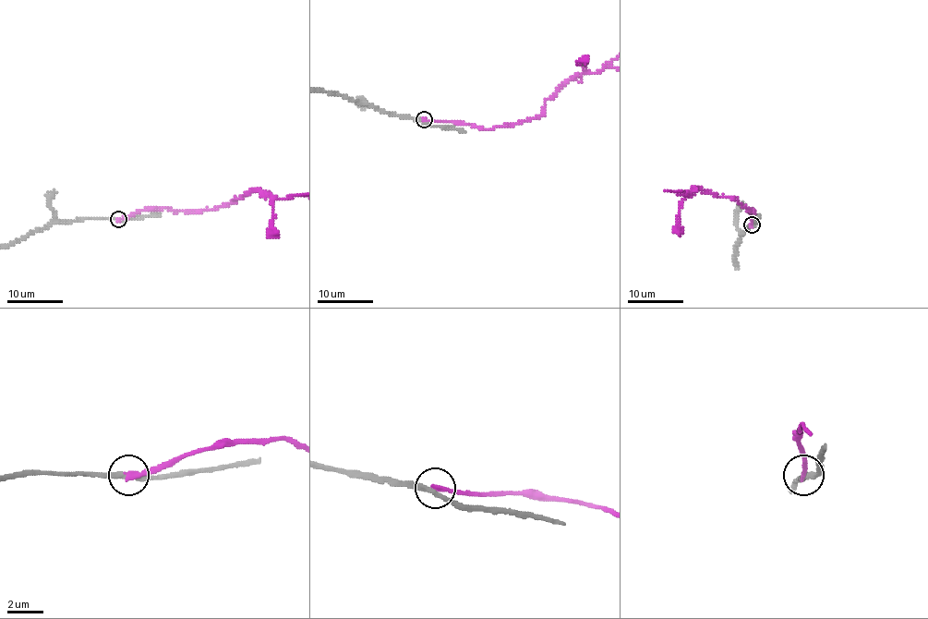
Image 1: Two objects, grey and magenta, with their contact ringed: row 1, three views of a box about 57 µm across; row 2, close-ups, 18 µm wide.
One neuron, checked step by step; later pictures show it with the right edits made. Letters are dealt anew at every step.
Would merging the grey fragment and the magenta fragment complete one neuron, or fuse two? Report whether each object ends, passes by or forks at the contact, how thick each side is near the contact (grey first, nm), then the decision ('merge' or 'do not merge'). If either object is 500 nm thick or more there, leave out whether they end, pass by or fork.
grey passes by; magenta ends there; 280 nm thick on the grey side, 280 nm on the other; do not merge

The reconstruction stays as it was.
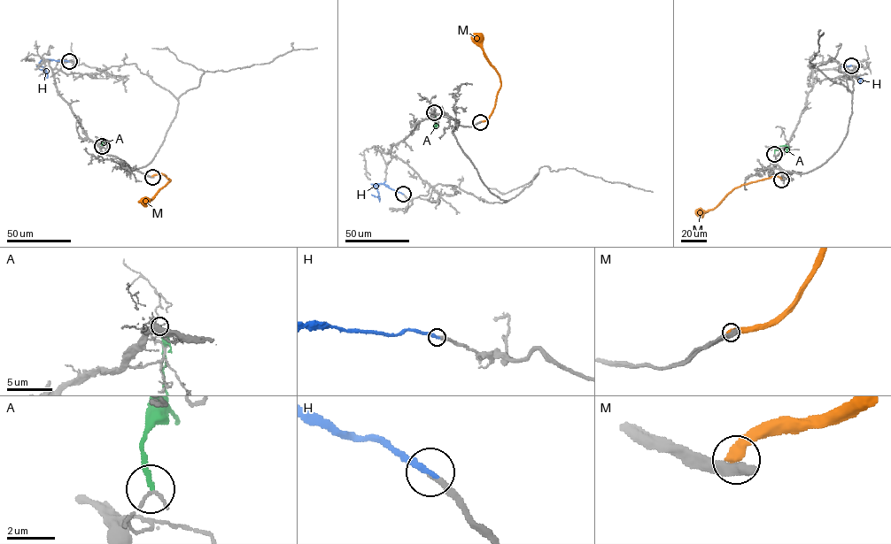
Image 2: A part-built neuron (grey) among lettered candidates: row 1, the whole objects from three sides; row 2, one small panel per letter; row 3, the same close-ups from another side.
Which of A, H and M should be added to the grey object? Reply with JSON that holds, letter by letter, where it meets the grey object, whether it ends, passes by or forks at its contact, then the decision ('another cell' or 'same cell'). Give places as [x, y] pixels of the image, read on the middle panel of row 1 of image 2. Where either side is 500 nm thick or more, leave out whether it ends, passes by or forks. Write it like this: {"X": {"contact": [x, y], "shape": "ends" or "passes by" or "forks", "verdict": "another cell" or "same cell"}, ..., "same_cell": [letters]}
{"A": {"contact": [434, 112], "shape": "ends", "verdict": "another cell"}, "H": {"contact": [403, 194], "shape": "ends", "verdict": "same cell"}, "M": {"contact": [480, 122], "verdict": "another cell"}, "same_cell": ["H"]}

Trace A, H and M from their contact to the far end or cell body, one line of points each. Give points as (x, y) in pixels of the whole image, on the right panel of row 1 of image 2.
A: (774, 154), (780, 146), (786, 146), (786, 151)
H: (851, 65), (843, 66), (848, 73), (860, 80), (859, 83)
M: (781, 180), (771, 176), (741, 185), (728, 193), (715, 208), (696, 213)

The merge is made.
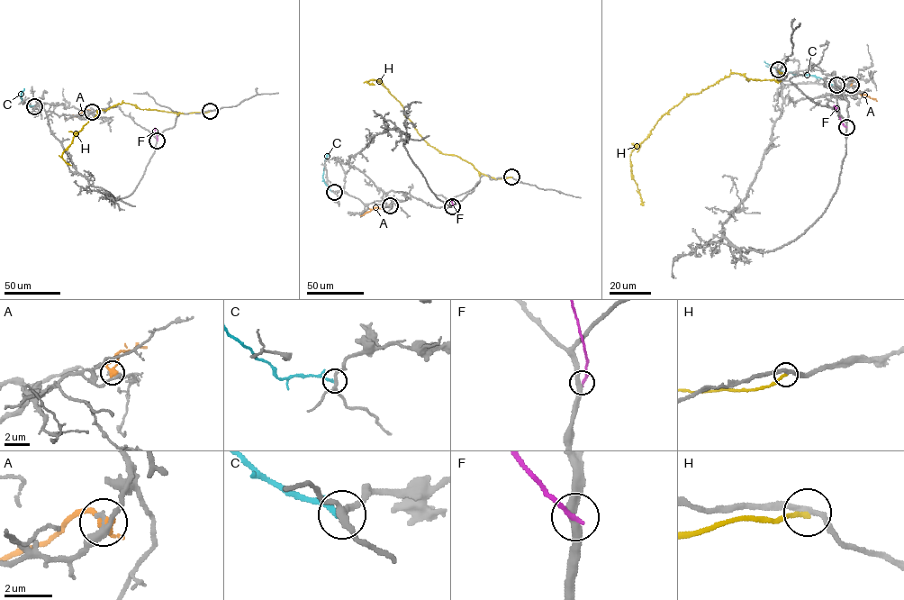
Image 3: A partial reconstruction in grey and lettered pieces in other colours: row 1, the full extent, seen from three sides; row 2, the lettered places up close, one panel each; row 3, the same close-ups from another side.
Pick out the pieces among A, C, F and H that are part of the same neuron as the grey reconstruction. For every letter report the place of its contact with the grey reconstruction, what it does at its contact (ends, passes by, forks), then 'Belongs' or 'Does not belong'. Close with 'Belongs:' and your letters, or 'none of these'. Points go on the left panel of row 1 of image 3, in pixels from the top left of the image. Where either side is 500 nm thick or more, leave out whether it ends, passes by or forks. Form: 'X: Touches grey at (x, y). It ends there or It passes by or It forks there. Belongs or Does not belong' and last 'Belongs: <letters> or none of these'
A: Touches grey at (92, 112). It passes by. Does not belong
C: Touches grey at (34, 106). It ends there. Does not belong
F: Touches grey at (157, 140). It ends there. Does not belong
H: Touches grey at (210, 111). It ends there. Does not belong
Belongs: none of these

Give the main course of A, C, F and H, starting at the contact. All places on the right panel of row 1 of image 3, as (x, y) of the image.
A: (851, 85), (857, 82), (858, 92), (876, 100)
C: (836, 86), (833, 86), (815, 76), (781, 71), (763, 61)
F: (845, 127), (835, 105)
H: (778, 69), (784, 74), (777, 79), (748, 81), (731, 73), (663, 114), (630, 155), (643, 204)

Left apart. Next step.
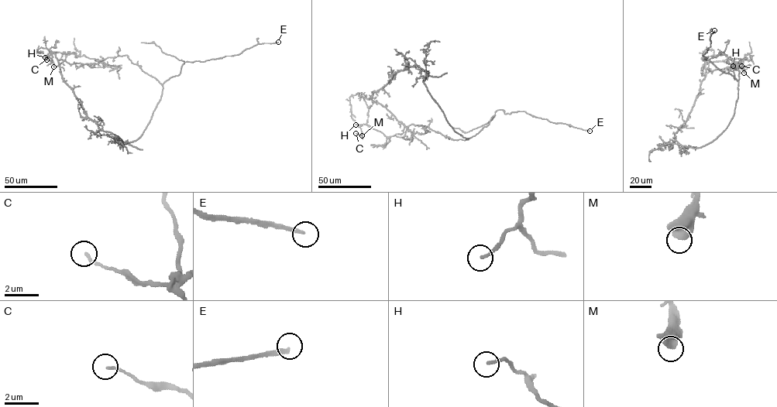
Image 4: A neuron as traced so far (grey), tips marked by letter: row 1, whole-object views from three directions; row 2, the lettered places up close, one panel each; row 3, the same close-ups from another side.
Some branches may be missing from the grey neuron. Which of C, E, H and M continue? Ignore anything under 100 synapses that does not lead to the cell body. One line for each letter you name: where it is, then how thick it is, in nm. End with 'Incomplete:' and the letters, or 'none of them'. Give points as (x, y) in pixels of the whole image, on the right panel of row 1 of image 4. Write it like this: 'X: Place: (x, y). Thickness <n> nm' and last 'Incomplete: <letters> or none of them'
E: Place: (714, 30). Thickness 220 nm
Incomplete: E

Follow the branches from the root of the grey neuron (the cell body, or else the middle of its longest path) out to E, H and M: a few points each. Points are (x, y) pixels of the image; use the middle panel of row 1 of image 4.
E: (436, 102), (454, 130), (468, 139), (489, 124), (500, 109), (504, 114), (524, 111), (551, 122), (589, 131)
H: (436, 102), (454, 130), (468, 139), (454, 140), (413, 124), (403, 137), (386, 137), (366, 124), (355, 124)
M: (436, 102), (454, 130), (468, 139), (454, 140), (413, 124), (403, 137), (386, 137), (359, 124), (362, 135)

